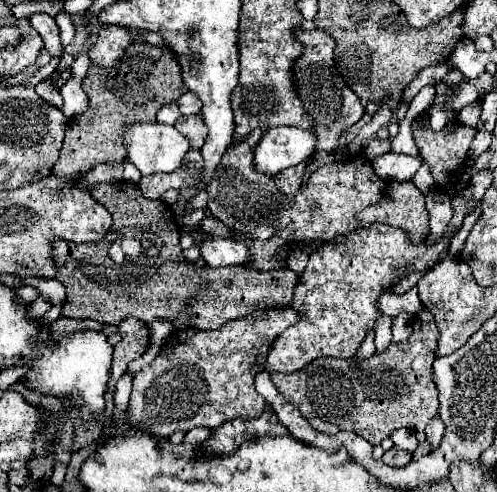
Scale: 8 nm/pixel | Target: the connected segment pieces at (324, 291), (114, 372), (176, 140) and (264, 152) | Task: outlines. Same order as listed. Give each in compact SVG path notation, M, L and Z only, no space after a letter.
M455 193L451 199L453 219L449 231L433 247L411 245L409 237L399 227L389 225L371 225L355 229L349 235L337 235L335 239L319 245L311 251L309 263L301 273L301 279L295 287L291 305L301 313L301 319L291 325L283 335L275 339L269 349L267 373L291 373L303 369L307 363L319 357L353 357L365 339L367 329L373 329L373 323L379 315L375 301L401 277L417 271L431 269L437 263L439 253L449 249L451 229L459 229L465 215L471 211L461 193Z
M131 317L127 321L119 323L119 333L123 337L123 341L119 345L115 345L115 353L113 353L113 367L111 367L111 381L109 381L109 391L107 391L107 409L105 409L105 417L109 421L109 415L113 411L113 391L115 391L115 383L117 379L125 373L127 365L137 359L147 347L149 347L149 327L143 325L143 321Z
M151 123L151 125L131 125L127 127L125 135L125 147L127 147L127 159L135 163L135 167L143 175L153 175L153 173L171 173L179 169L185 161L185 155L189 151L189 139L173 125L161 125L161 123Z
M275 127L267 131L255 149L255 167L275 175L299 165L317 153L317 137L299 127Z

